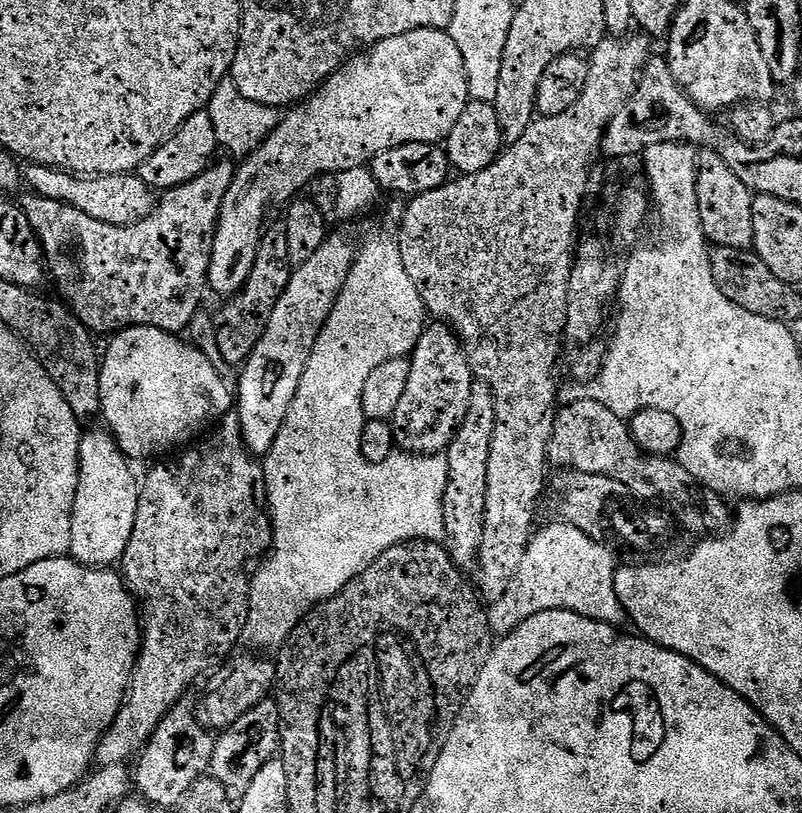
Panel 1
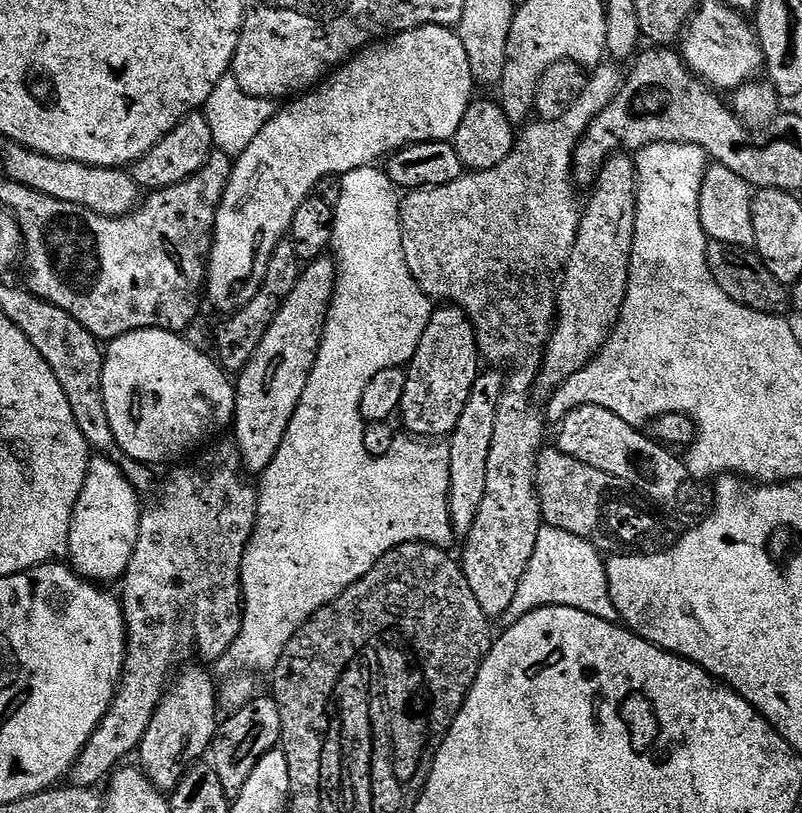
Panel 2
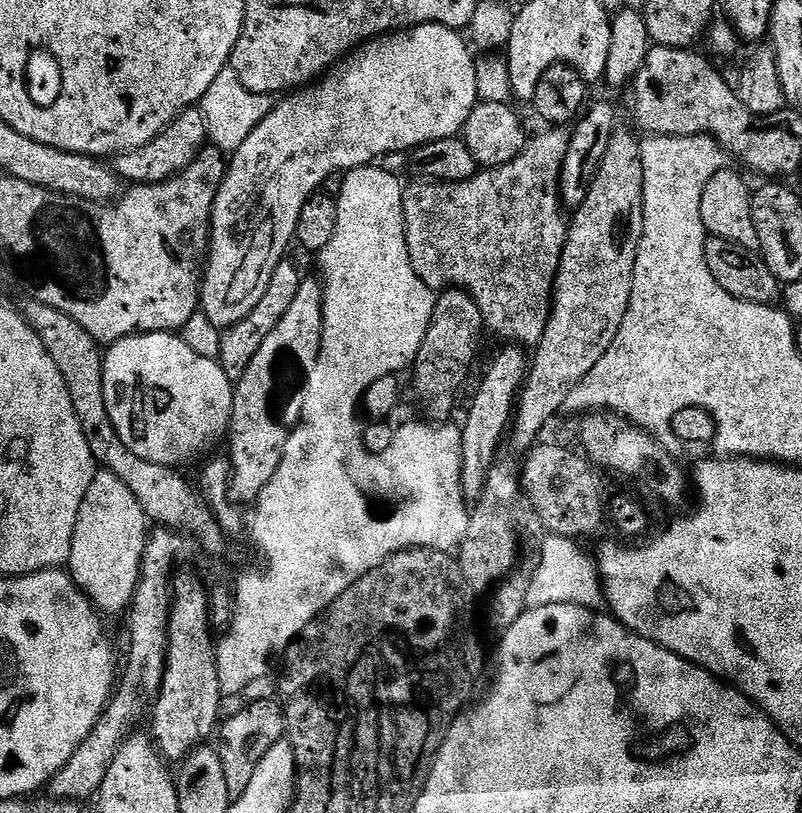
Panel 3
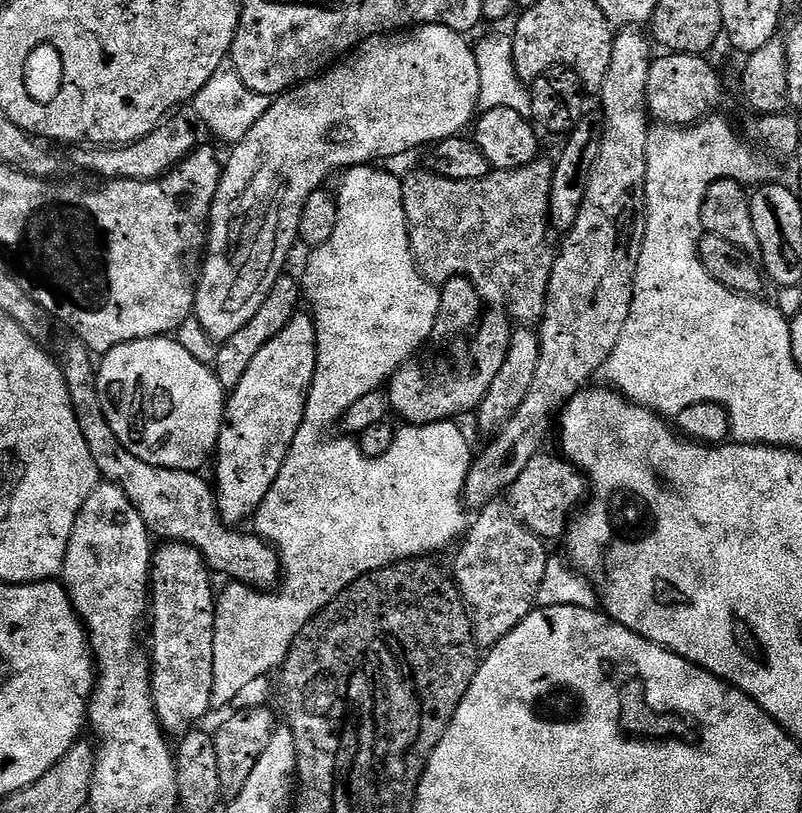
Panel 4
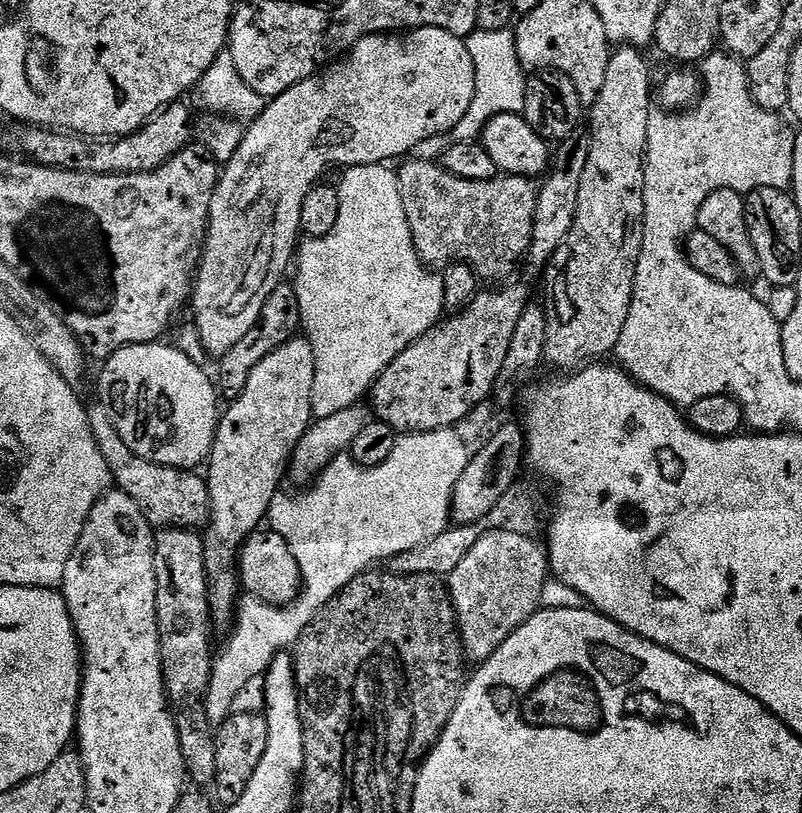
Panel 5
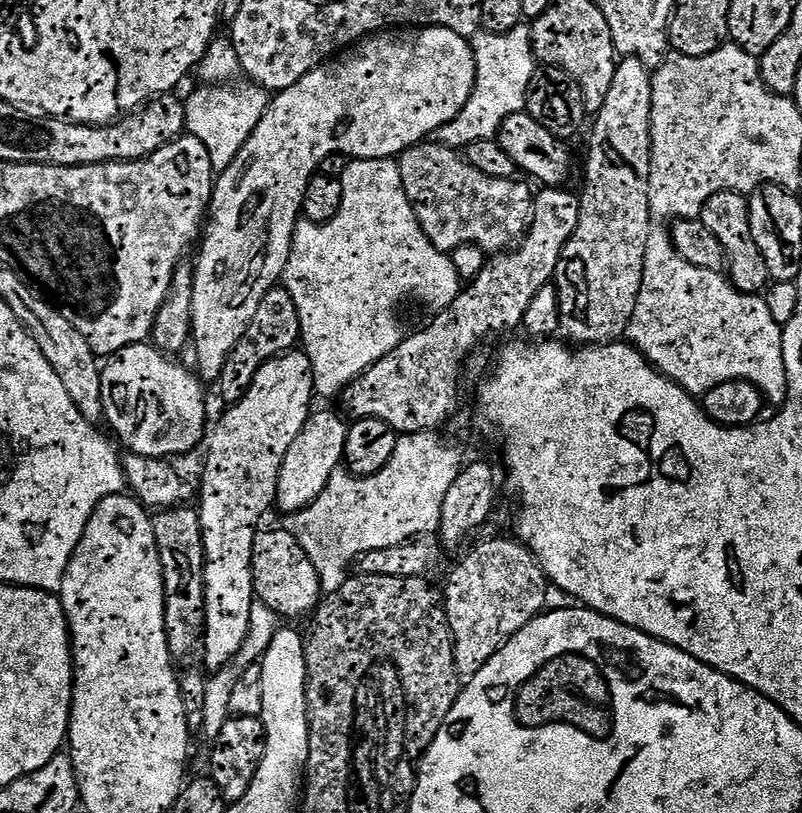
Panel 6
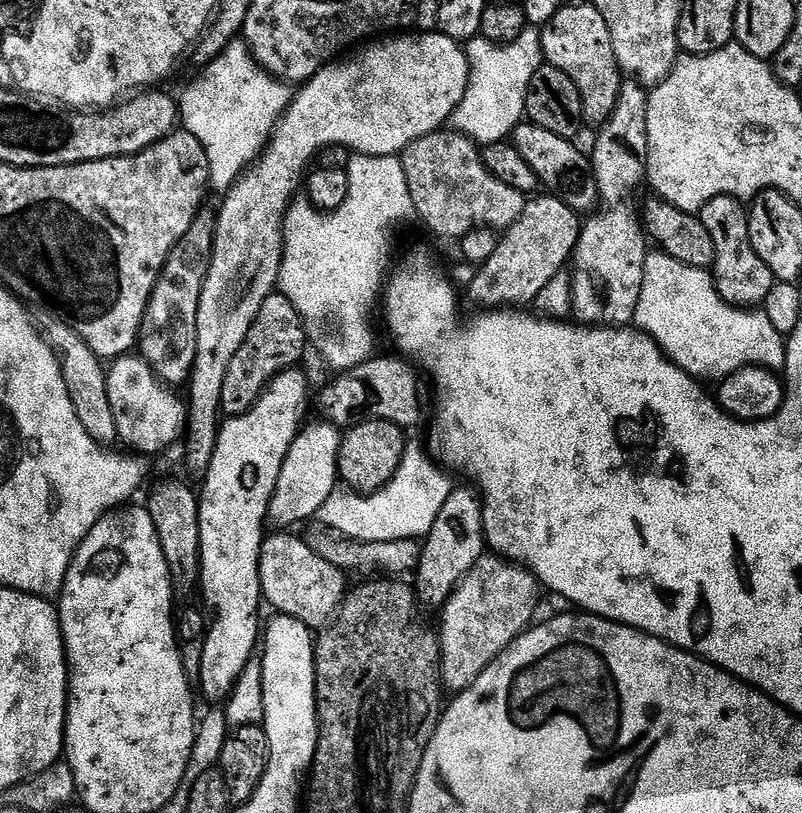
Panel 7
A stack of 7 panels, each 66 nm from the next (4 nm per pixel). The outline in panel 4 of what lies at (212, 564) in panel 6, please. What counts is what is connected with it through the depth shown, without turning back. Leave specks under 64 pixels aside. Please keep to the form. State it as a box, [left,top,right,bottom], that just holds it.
[214,314,316,526]

